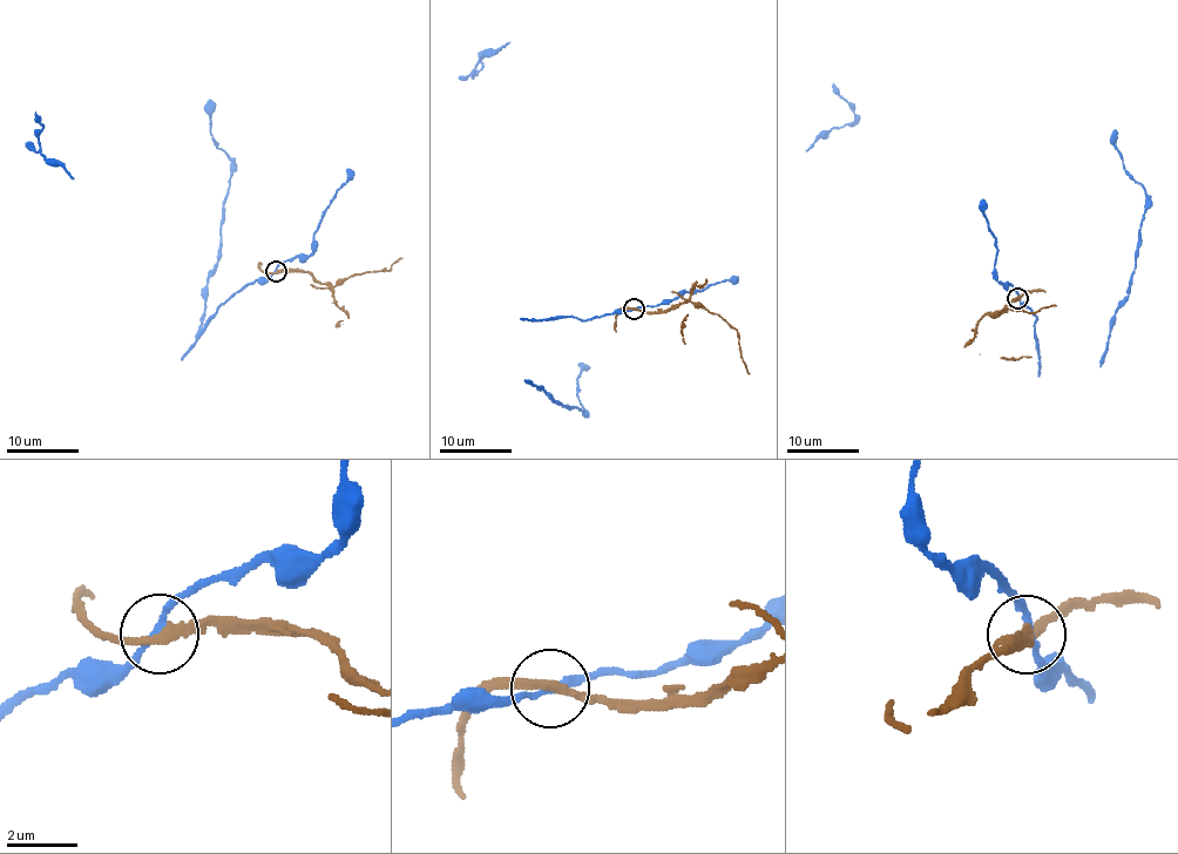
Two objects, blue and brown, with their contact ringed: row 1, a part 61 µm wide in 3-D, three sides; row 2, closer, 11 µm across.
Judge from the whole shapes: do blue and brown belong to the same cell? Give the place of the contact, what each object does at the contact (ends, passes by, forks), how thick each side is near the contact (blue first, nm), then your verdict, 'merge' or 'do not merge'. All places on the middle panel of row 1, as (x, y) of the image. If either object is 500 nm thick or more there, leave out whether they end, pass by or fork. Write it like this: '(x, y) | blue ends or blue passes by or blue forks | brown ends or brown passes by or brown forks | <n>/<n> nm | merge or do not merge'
(634, 309) | blue passes by | brown passes by | 170/240 nm | do not merge

